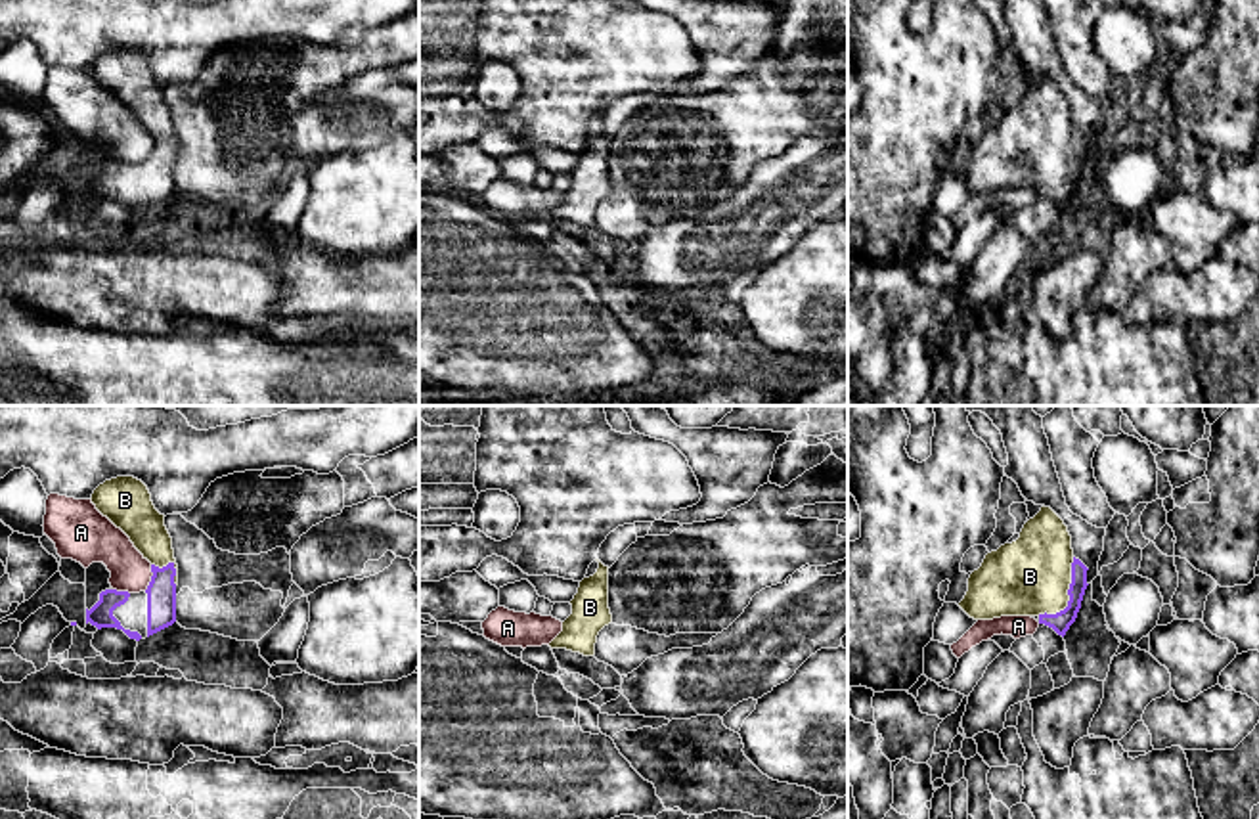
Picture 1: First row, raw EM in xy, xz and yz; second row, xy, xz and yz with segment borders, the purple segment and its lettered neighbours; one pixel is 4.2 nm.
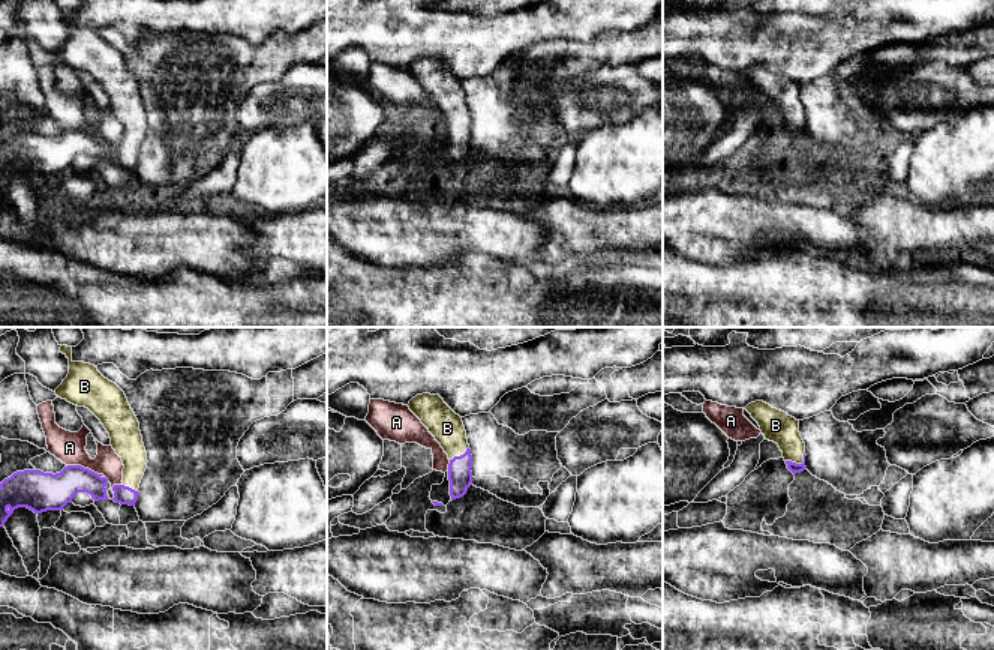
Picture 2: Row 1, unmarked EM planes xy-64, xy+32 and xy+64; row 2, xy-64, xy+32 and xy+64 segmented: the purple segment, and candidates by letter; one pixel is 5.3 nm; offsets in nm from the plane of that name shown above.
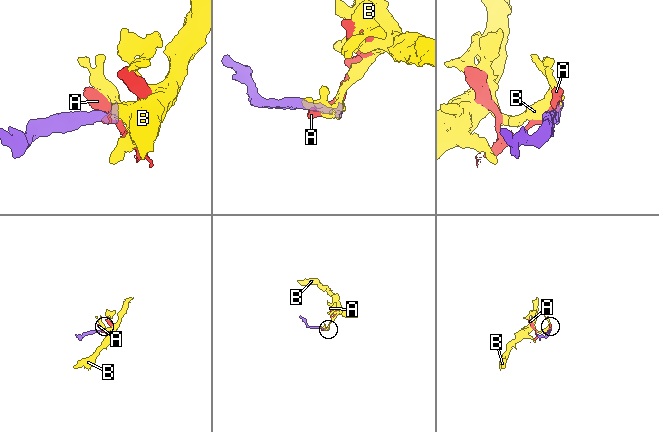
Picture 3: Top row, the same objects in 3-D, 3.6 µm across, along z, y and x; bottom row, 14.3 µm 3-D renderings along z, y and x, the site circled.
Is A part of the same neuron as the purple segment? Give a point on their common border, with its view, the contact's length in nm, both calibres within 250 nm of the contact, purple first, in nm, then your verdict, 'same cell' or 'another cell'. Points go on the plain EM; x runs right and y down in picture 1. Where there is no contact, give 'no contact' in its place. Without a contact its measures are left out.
meets purple in xy at (152, 150); contact 120 nm long; 130 nm thick on the purple side, 160 nm on the other; another cell

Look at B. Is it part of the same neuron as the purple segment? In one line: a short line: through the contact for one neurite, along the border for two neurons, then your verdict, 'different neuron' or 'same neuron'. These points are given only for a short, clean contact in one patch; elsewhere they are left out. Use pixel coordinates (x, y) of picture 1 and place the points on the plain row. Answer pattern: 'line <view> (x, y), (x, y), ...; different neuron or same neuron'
line yz (1060, 194), (1068, 165), (1039, 148), (1030, 148); same neuron

